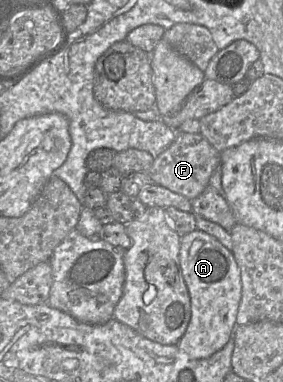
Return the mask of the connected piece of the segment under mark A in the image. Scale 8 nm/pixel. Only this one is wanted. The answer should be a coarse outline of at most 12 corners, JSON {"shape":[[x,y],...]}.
{"shape":[[198,229],[180,237],[191,318],[177,347],[224,347],[241,300],[232,252]]}

